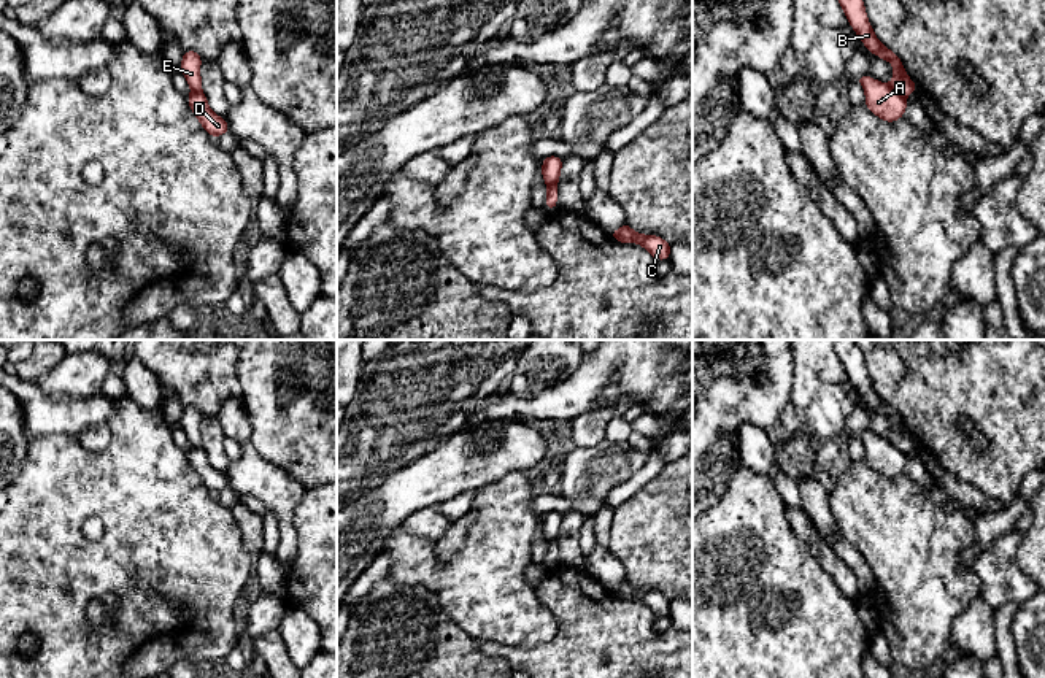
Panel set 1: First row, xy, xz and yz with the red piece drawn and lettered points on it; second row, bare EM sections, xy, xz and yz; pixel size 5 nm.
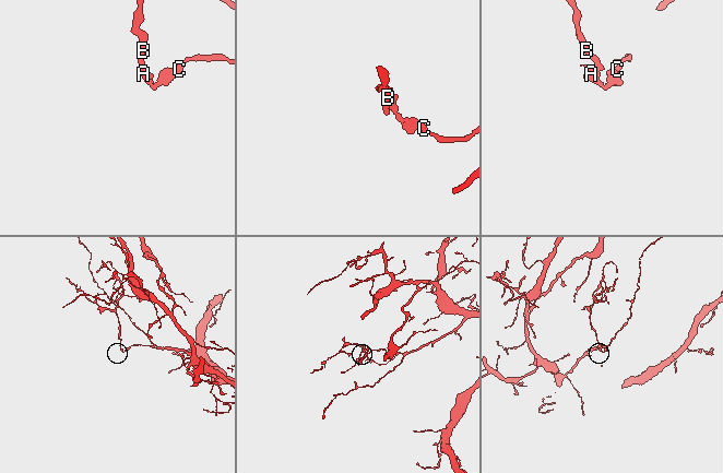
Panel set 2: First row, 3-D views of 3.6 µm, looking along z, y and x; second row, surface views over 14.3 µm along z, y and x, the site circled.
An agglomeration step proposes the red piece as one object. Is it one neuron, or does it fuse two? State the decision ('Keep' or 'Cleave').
Cleave

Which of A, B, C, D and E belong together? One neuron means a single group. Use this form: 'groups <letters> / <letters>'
groups A C D / B E

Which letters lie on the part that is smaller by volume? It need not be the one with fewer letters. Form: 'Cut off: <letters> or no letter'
Cut off: B, E

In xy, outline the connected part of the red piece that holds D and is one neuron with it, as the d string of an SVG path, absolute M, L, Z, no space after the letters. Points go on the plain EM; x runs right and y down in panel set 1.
M192 446L187 453L187 459L191 462L191 467L197 472L208 491L221 492L229 487L229 480L226 478L226 475L210 465L206 453L202 446Z

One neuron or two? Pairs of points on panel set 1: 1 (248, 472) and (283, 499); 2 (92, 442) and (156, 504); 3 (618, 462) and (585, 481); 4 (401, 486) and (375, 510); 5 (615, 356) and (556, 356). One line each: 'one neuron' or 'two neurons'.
1: one neuron
2: two neurons
3: one neuron
4: one neuron
5: two neurons

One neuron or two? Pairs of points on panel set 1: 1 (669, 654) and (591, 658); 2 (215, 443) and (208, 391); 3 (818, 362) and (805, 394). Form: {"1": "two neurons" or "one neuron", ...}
{"1": "one neuron", "2": "two neurons", "3": "one neuron"}

